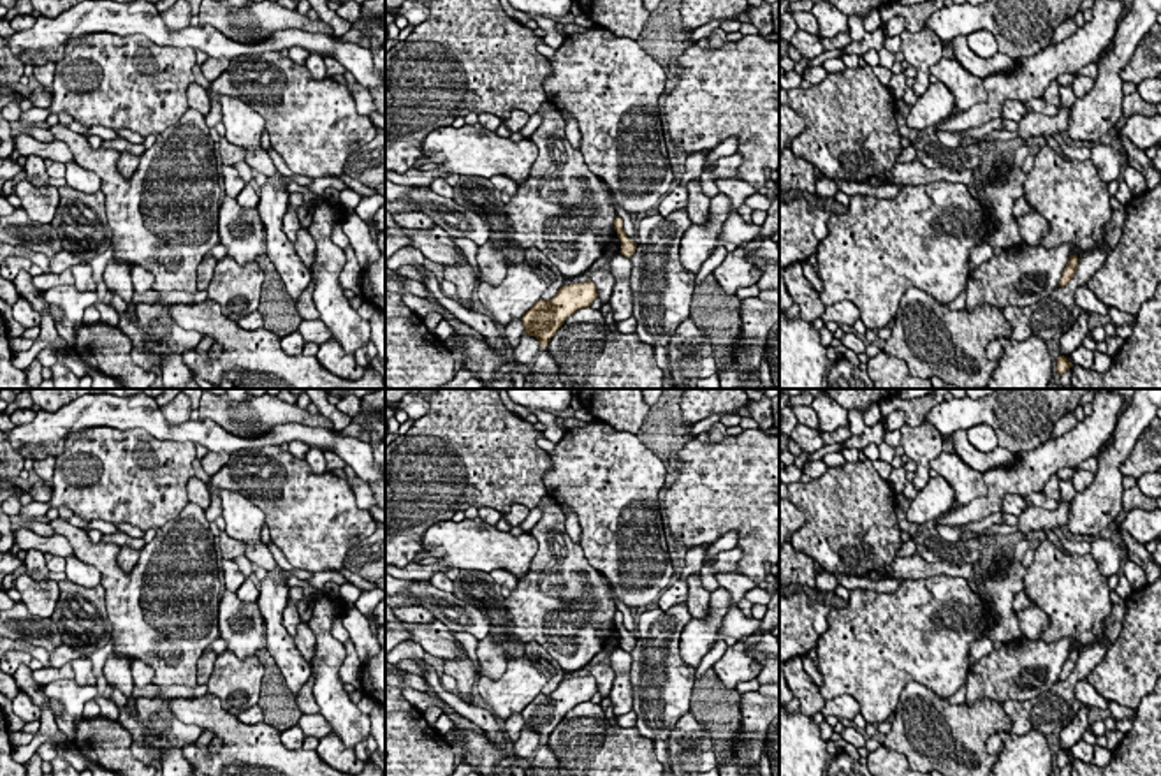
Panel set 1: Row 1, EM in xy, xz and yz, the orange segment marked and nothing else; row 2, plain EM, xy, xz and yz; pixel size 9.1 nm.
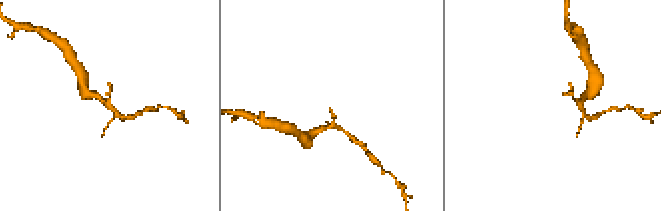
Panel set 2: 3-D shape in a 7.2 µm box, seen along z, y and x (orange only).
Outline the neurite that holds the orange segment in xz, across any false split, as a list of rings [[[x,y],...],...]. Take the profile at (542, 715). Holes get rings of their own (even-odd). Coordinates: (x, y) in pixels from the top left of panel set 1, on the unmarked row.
[[[591,674],[563,679],[552,693],[537,695],[522,709],[524,727],[535,730],[540,741],[547,741],[565,714],[577,704],[589,702],[595,693],[598,693],[598,686]]]

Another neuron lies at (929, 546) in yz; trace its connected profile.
[[[934,521],[918,526],[913,538],[915,553],[929,563],[946,561],[952,567],[982,561],[997,542],[997,537],[978,535],[968,540],[948,542],[938,533]]]

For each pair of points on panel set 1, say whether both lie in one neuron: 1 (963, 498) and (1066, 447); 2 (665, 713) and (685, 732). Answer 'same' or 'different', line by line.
1: different
2: different

